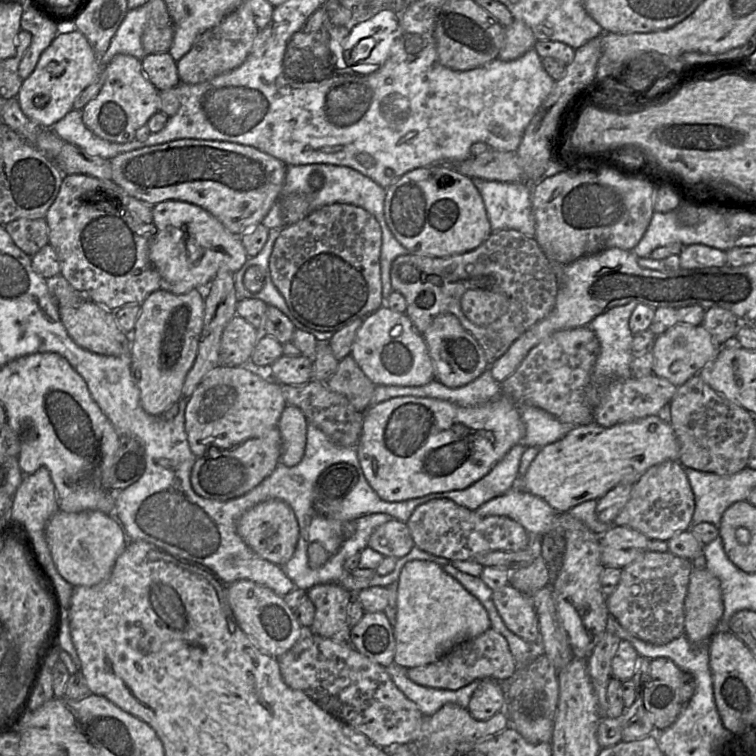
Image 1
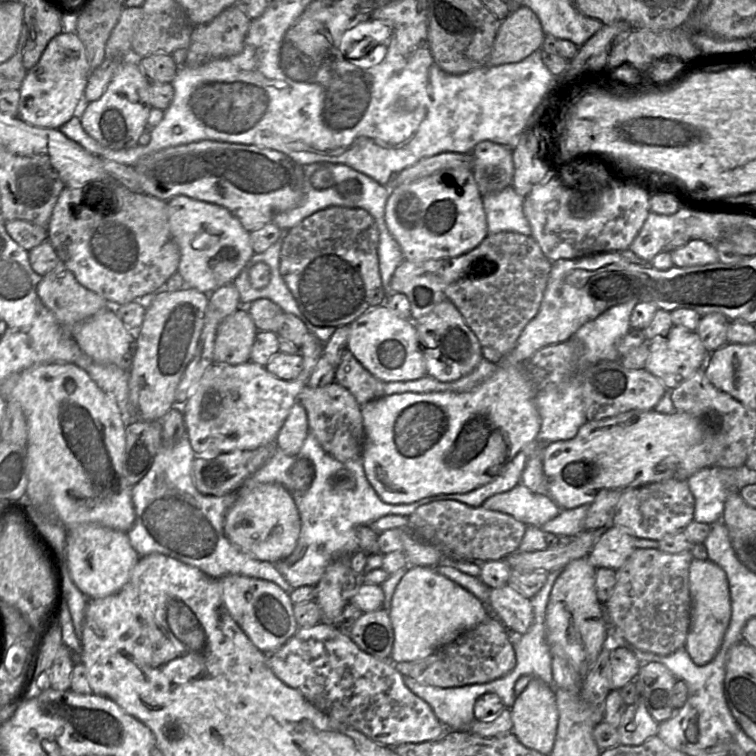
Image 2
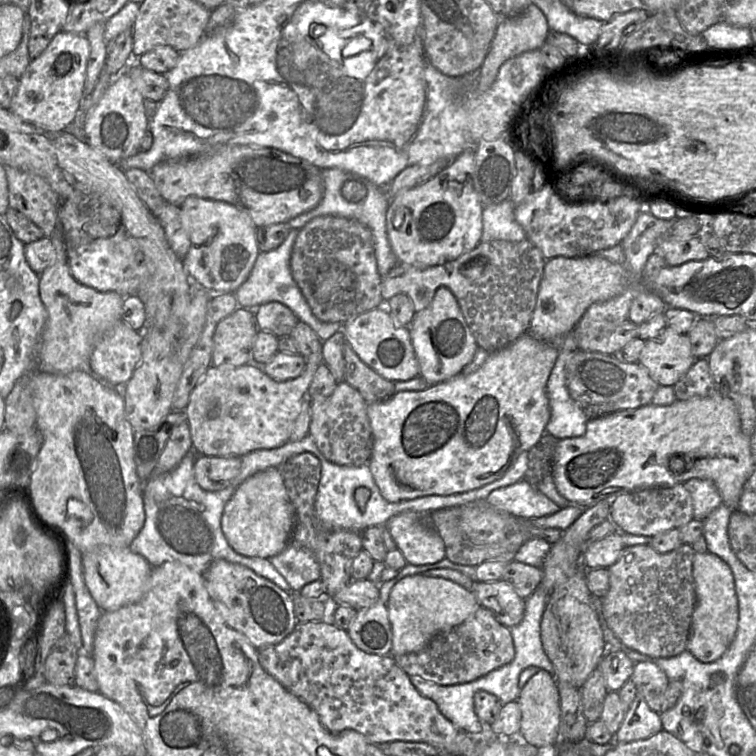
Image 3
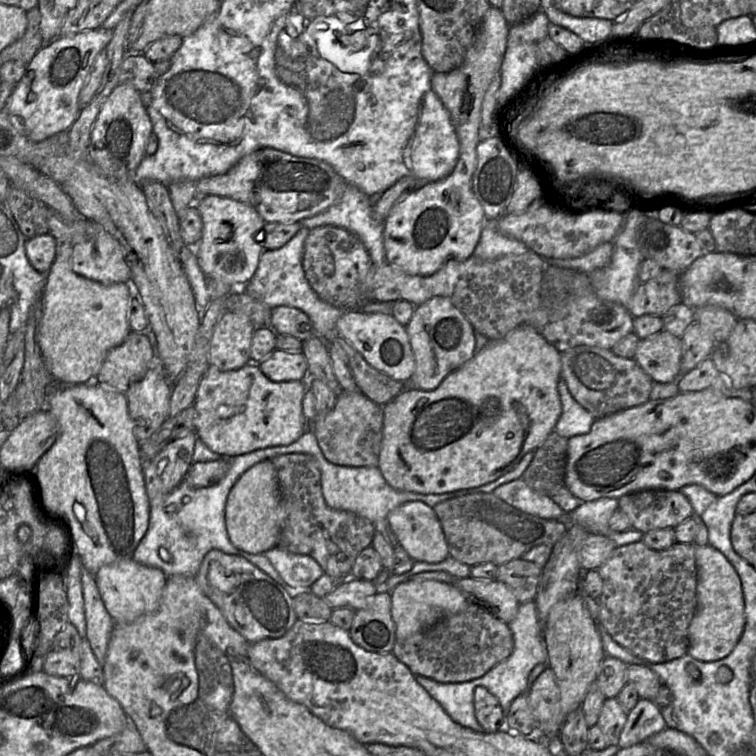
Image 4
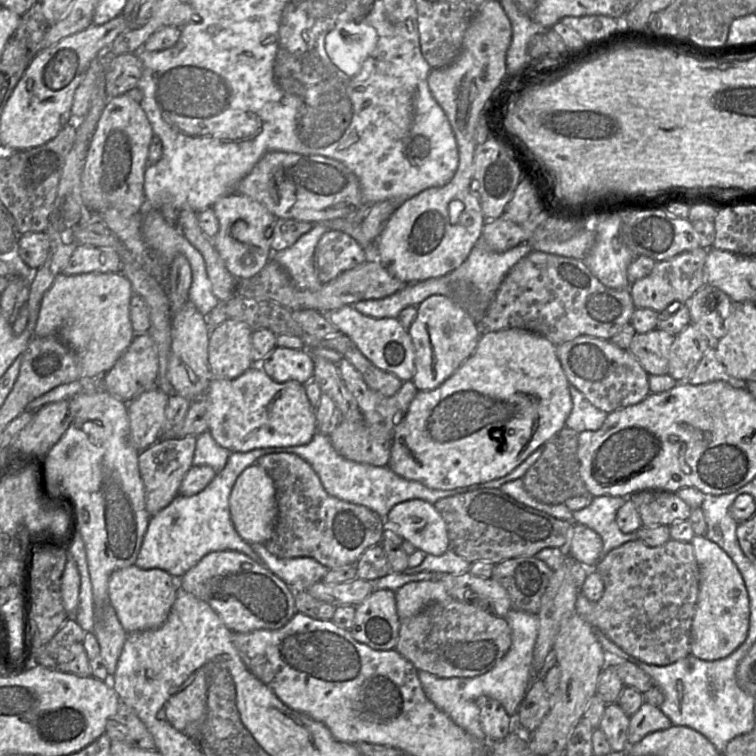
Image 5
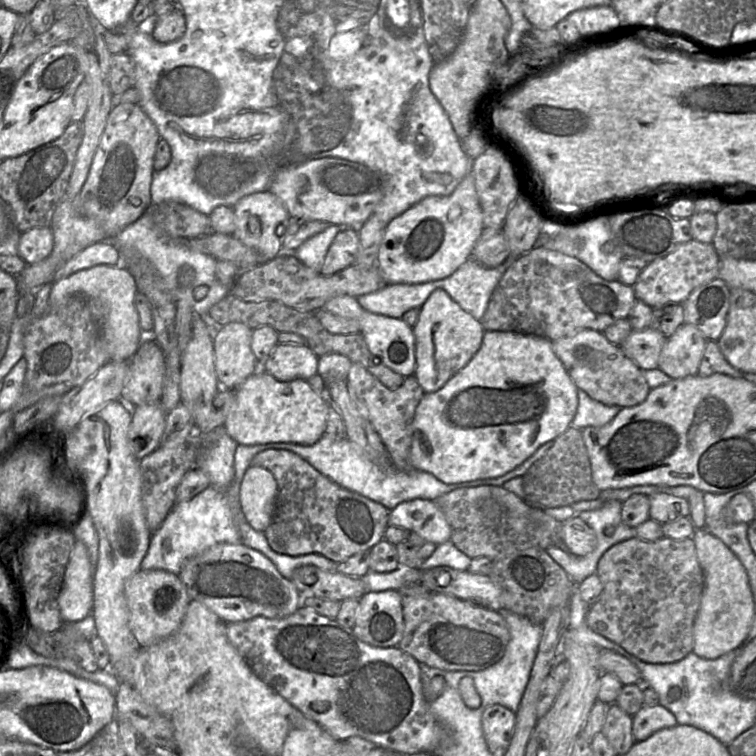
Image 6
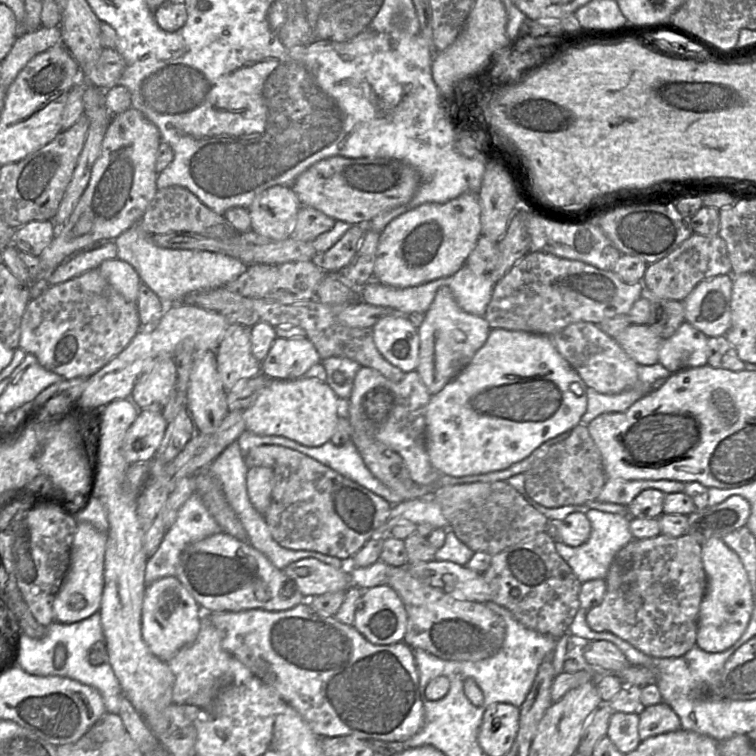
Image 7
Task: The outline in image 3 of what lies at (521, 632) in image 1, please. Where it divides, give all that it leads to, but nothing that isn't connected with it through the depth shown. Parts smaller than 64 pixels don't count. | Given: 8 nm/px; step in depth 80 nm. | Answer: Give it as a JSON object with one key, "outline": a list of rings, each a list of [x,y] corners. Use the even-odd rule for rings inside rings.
{"outline":[[[497,580],[492,582],[474,581],[470,589],[480,606],[486,608],[505,627],[511,628],[517,625],[524,616],[525,600],[515,589],[505,581]]]}

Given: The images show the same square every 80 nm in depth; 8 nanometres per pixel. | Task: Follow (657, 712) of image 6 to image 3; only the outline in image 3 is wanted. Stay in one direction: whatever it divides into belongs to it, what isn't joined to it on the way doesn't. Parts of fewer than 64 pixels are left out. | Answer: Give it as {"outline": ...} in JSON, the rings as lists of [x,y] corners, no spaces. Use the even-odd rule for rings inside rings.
{"outline":[[[637,691],[634,701],[628,706],[625,718],[615,734],[615,740],[628,743],[647,739],[663,730],[661,715],[653,711],[644,696]]]}

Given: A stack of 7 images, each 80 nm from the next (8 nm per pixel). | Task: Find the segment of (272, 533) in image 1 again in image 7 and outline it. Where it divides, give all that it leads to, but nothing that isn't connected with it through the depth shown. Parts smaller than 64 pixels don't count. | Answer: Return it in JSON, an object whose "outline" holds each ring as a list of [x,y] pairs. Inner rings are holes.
{"outline":[[[250,467],[246,475],[247,493],[254,508],[264,515],[271,502],[273,473],[267,467]]]}

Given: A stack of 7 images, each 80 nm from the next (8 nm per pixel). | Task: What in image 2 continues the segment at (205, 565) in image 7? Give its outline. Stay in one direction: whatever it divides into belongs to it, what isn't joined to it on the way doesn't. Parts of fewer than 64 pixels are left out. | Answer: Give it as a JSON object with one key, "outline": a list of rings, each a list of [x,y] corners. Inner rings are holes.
{"outline":[[[237,574],[224,576],[219,581],[222,598],[230,615],[263,653],[270,654],[275,651],[298,630],[290,593],[274,582]]]}

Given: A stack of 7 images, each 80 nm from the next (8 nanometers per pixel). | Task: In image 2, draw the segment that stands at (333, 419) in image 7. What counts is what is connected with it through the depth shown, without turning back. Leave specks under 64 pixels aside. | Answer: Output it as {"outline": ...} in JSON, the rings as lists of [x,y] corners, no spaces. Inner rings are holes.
{"outline":[[[308,333],[302,346],[300,355],[303,358],[303,369],[299,376],[291,381],[281,380],[266,369],[251,360],[239,364],[213,364],[203,374],[193,389],[189,399],[181,407],[184,414],[186,435],[196,456],[218,455],[235,450],[254,450],[261,446],[275,443],[278,432],[283,426],[293,405],[297,402],[302,389],[307,386],[308,380],[323,355],[323,344],[312,333]]]}

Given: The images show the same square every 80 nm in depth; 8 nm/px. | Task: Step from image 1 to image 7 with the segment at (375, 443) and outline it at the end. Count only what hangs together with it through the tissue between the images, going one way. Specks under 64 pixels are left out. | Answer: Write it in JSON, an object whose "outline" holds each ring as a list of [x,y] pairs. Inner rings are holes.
{"outline":[[[493,328],[489,332],[487,340],[475,353],[472,360],[440,392],[432,395],[430,398],[426,410],[426,451],[430,462],[442,475],[451,477],[485,474],[506,469],[529,456],[545,441],[567,430],[572,430],[576,425],[580,424],[581,417],[587,409],[587,388],[588,386],[579,374],[557,351],[550,336]]]}

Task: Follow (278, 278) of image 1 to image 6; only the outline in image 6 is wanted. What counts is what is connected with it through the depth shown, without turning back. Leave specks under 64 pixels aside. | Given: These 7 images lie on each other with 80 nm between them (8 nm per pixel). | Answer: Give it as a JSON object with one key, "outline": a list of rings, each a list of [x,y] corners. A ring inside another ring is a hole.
{"outline":[[[342,227],[323,259],[320,273],[329,276],[353,265],[358,247],[359,234],[356,229]]]}

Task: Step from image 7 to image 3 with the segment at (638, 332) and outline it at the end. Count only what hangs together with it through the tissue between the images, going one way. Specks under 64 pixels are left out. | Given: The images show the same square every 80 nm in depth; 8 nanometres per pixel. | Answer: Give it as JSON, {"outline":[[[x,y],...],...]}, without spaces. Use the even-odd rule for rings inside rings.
{"outline":[[[667,326],[657,338],[646,341],[638,362],[659,386],[674,386],[695,361],[688,334],[680,334]]]}

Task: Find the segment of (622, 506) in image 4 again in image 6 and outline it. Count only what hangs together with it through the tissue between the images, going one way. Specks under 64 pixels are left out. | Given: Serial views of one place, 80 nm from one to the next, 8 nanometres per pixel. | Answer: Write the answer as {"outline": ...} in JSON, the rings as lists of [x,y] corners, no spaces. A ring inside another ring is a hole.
{"outline":[[[660,492],[649,495],[649,517],[660,524],[690,516],[690,504],[687,499]]]}

